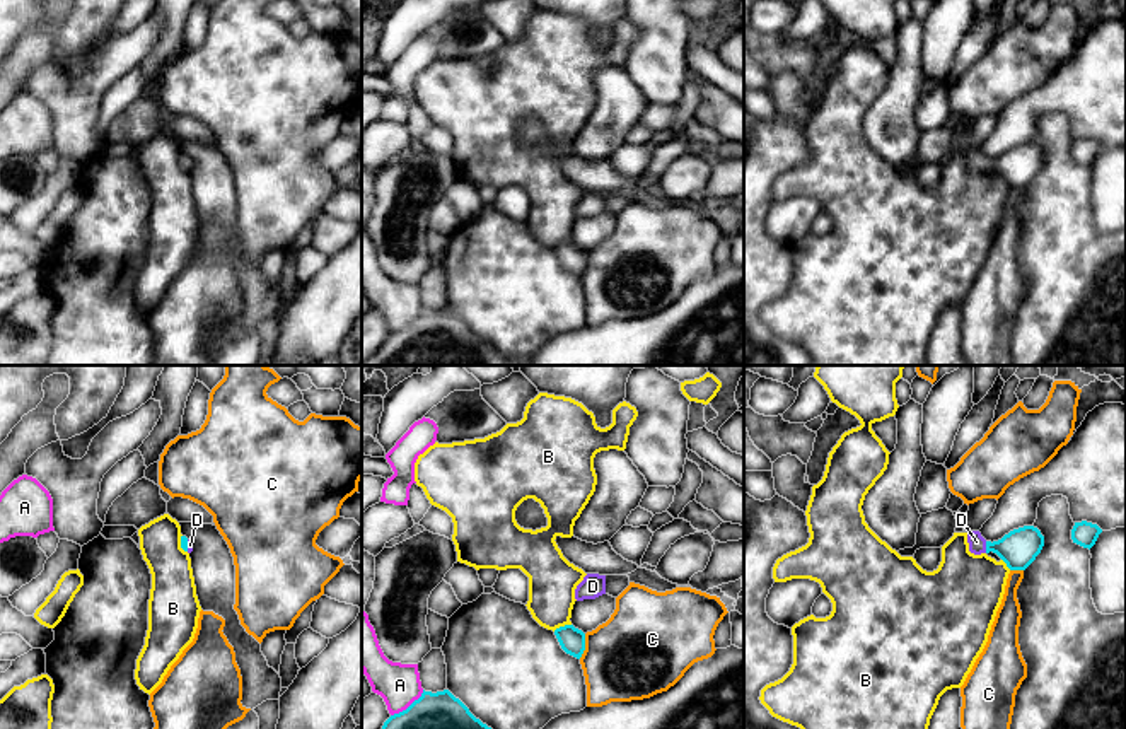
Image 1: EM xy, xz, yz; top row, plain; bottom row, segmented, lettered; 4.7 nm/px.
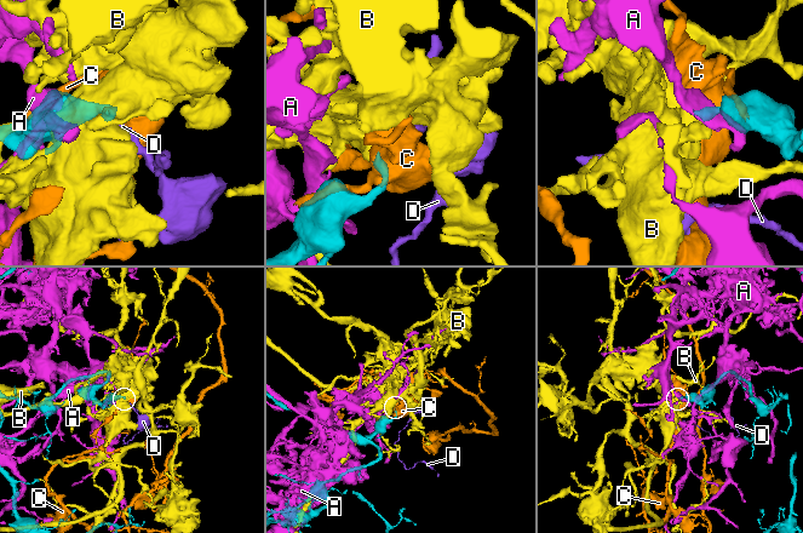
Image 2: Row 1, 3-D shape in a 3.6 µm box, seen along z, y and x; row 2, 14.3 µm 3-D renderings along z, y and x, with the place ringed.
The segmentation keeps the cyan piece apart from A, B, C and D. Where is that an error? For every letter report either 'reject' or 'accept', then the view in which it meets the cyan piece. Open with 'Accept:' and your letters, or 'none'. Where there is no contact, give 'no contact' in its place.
Accept: D
A: reject; meets cyan in xz
B: reject; meets cyan in xz
C: reject; meets cyan in xz
D: accept; meets cyan in yz

